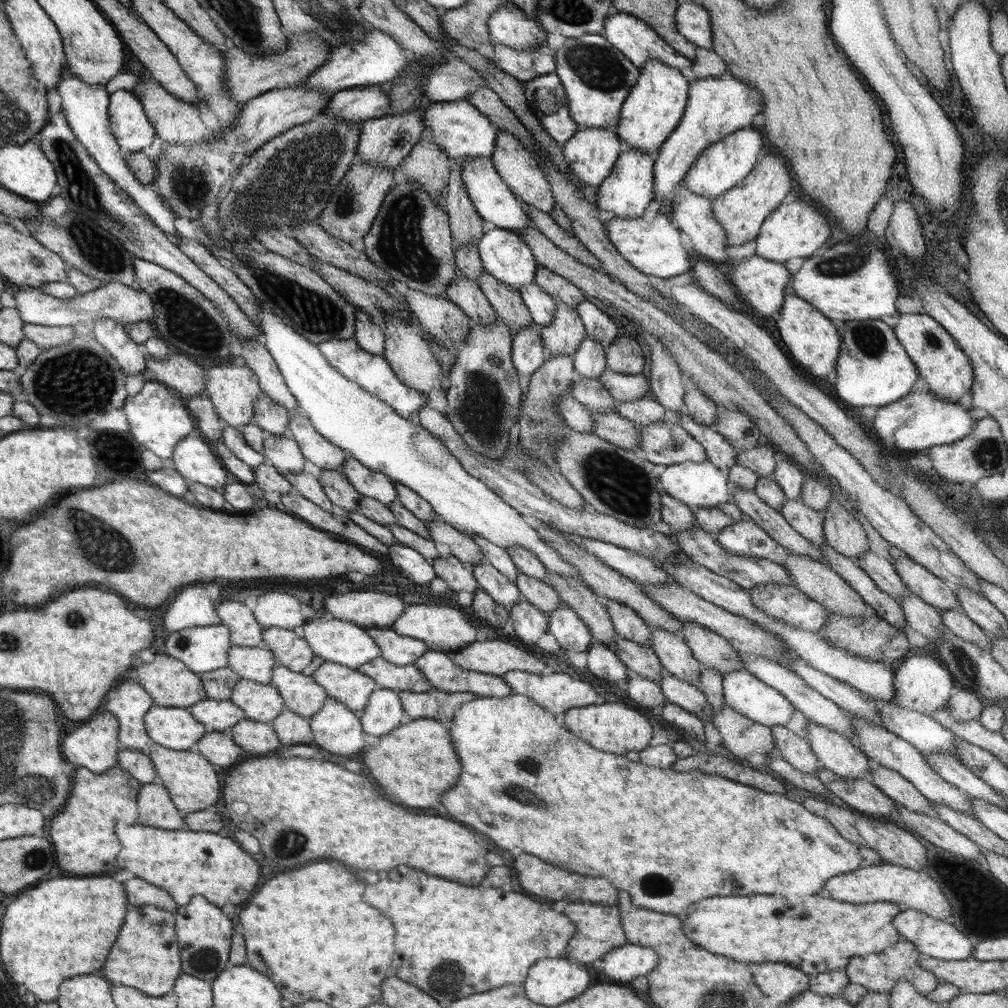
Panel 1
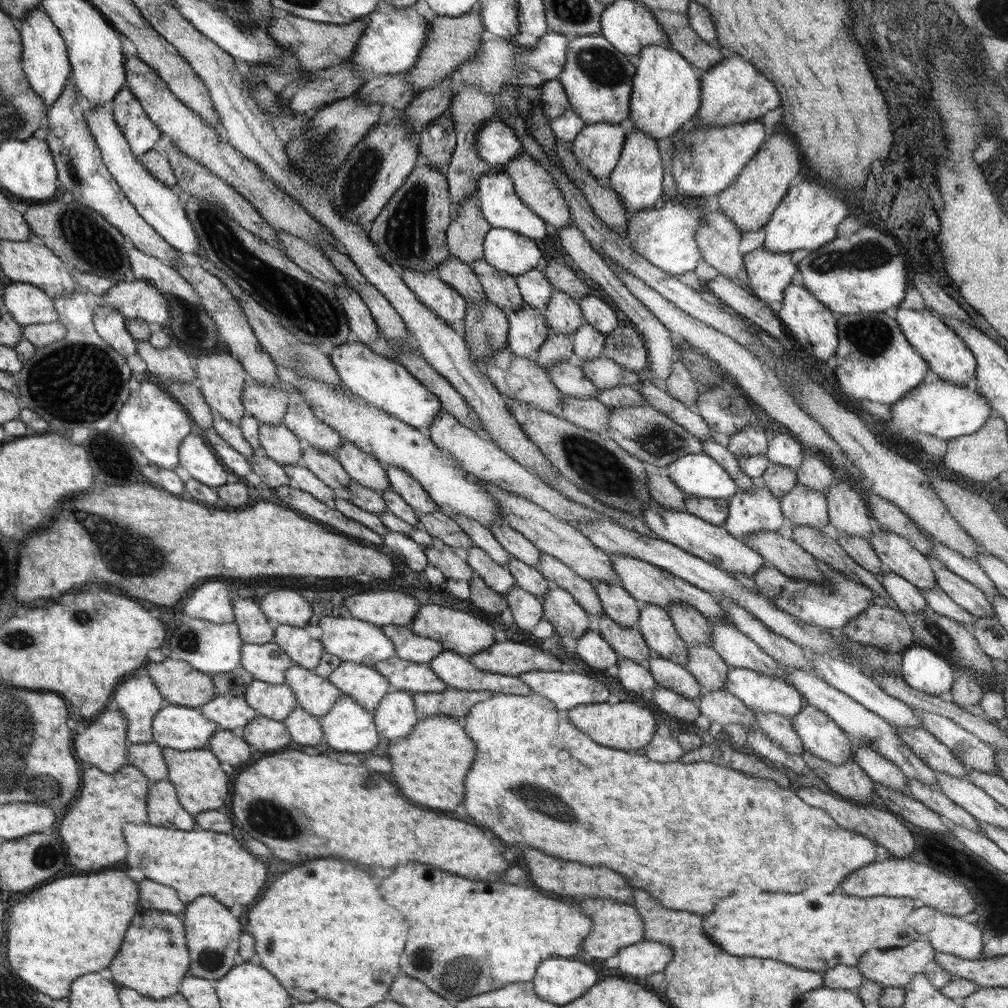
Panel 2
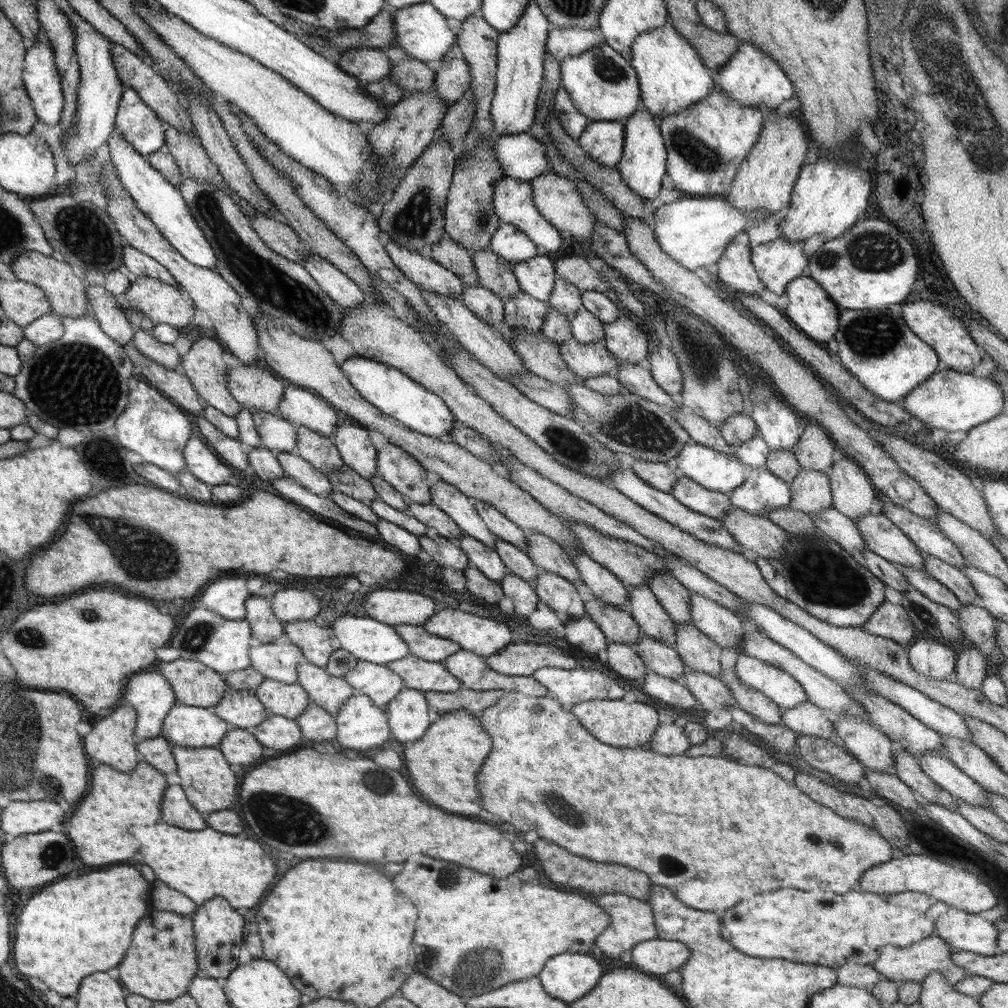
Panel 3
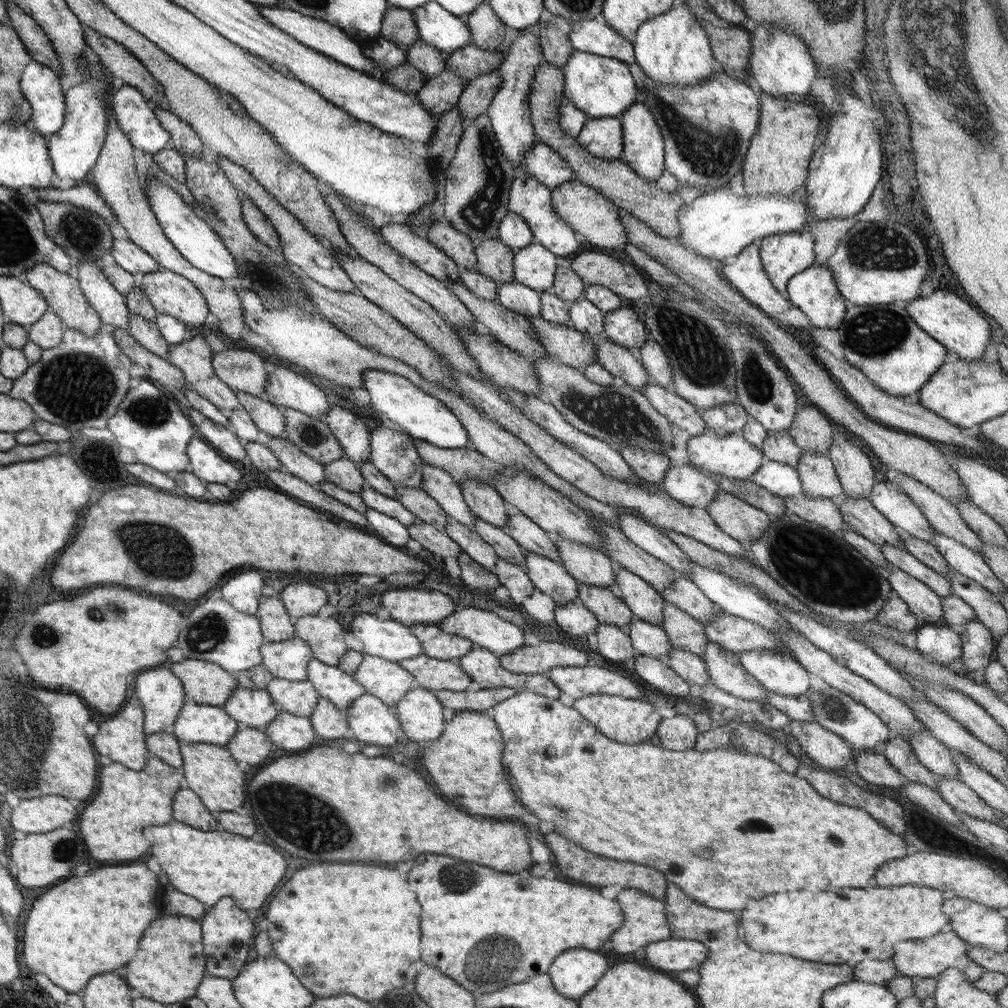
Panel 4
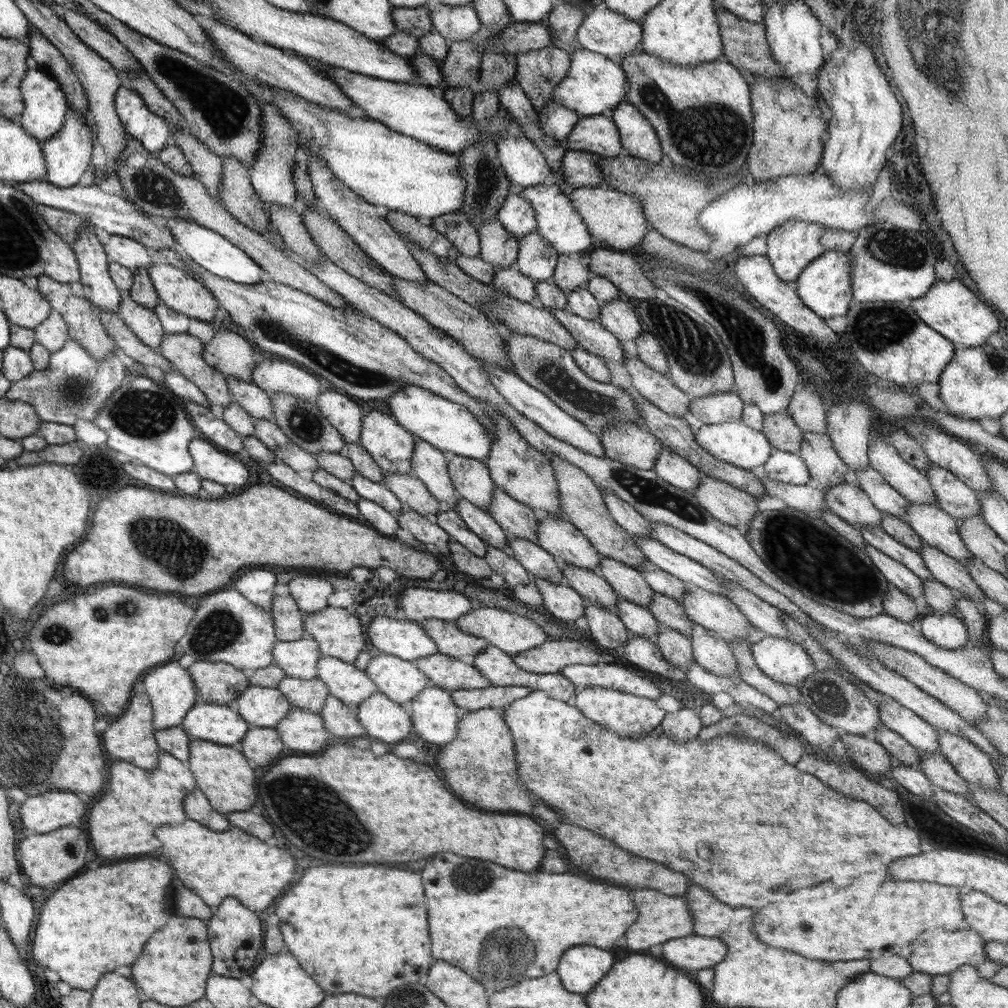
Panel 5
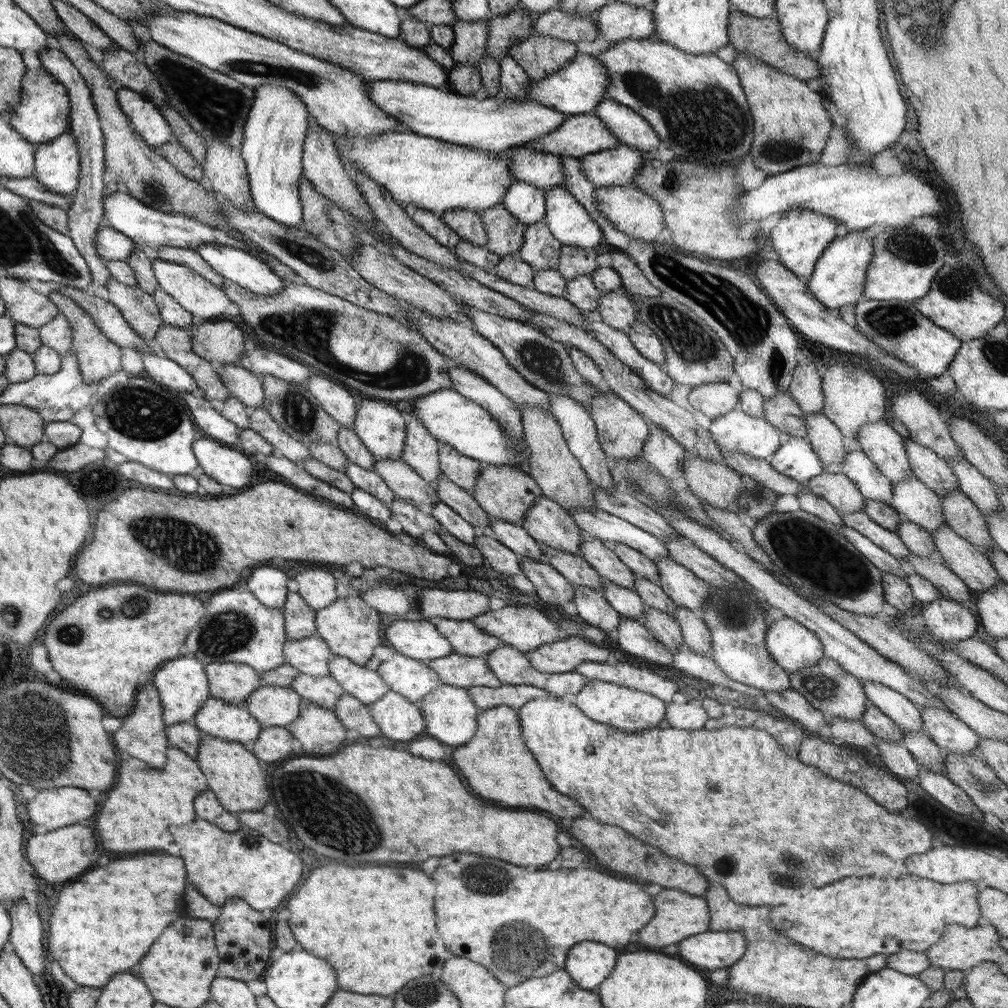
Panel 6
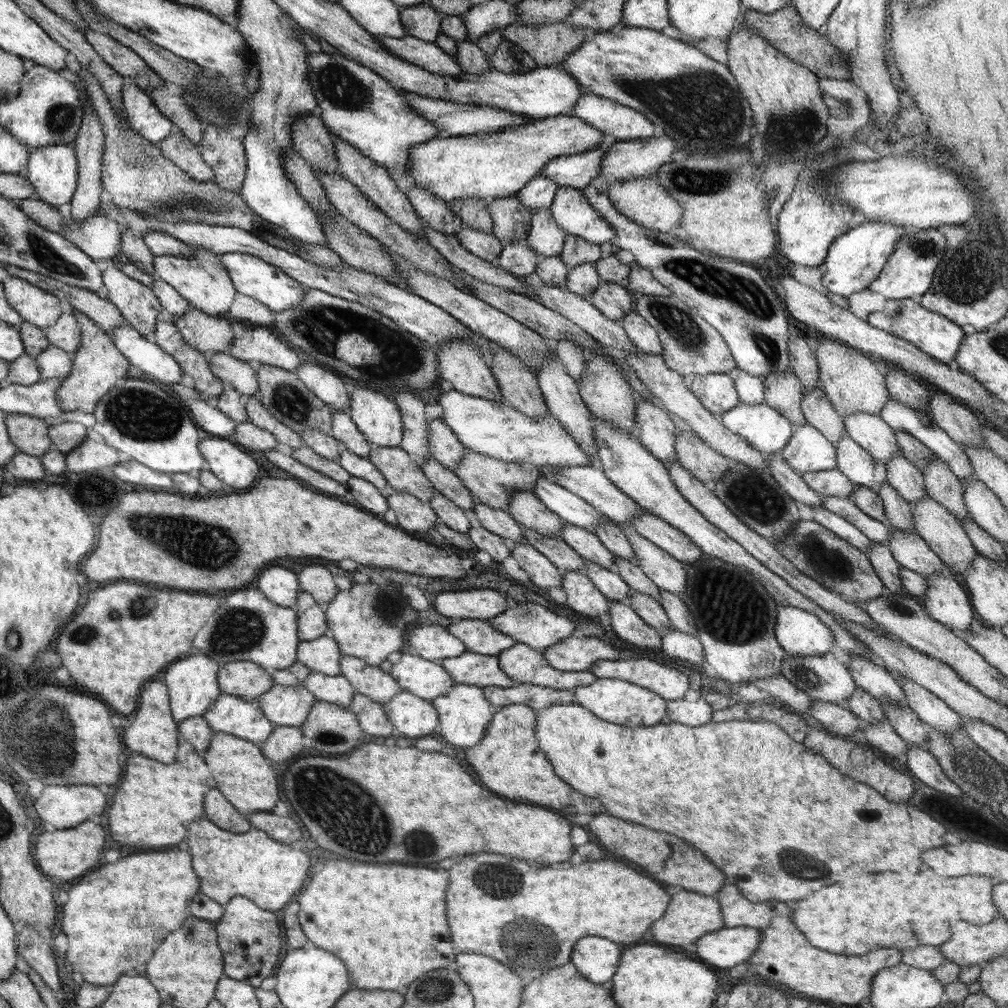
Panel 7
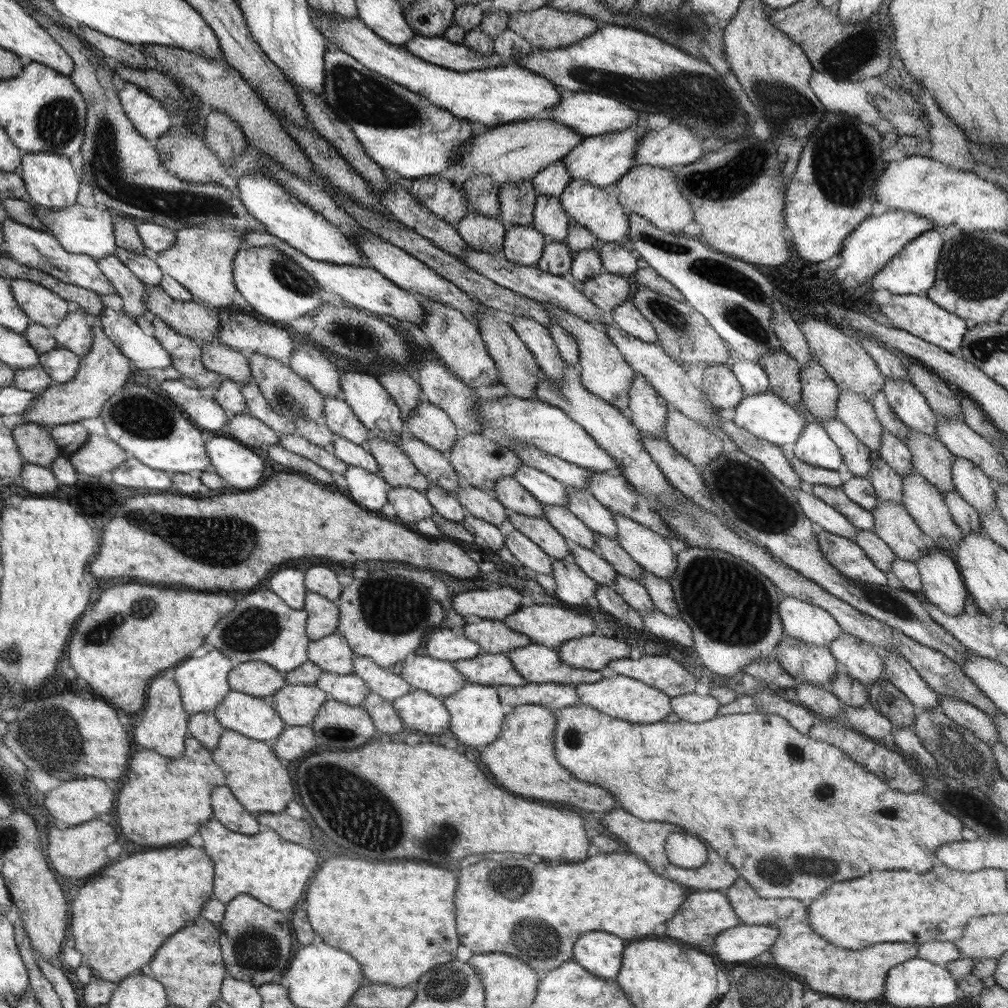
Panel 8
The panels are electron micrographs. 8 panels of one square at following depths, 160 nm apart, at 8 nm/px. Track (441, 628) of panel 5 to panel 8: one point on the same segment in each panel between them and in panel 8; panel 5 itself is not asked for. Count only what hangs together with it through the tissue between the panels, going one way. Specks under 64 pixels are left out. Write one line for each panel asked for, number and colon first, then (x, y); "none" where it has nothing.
6: (466, 638)
7: (479, 636)
8: (494, 637)

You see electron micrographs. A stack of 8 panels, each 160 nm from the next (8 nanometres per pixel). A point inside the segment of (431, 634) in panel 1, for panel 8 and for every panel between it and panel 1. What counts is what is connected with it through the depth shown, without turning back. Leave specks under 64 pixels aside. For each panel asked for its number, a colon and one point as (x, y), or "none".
2: (459, 632)
3: (484, 636)
4: (484, 628)
5: (513, 633)
6: (525, 628)
7: (531, 624)
8: (549, 625)

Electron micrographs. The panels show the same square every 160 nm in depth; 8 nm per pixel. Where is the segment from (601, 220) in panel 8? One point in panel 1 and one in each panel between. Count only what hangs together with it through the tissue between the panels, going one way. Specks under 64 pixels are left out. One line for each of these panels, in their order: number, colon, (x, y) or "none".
1: (494, 201)
2: (499, 202)
3: (513, 200)
4: (529, 199)
5: (558, 222)
6: (568, 220)
7: (571, 211)

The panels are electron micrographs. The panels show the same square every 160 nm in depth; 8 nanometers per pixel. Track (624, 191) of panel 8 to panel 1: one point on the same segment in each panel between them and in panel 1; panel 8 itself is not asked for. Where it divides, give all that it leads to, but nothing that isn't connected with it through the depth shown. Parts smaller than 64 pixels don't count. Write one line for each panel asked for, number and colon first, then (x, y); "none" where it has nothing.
1: (521, 171)
2: (535, 185)
3: (558, 199)
4: (582, 208)
5: (615, 218)
6: (633, 212)
7: (643, 200)

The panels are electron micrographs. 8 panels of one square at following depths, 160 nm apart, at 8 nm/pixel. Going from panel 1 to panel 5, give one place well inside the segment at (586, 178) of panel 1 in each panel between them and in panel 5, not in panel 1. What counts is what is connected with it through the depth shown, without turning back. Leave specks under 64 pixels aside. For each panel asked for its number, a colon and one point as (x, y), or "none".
2: (598, 147)
3: (602, 140)
4: (603, 138)
5: (598, 135)

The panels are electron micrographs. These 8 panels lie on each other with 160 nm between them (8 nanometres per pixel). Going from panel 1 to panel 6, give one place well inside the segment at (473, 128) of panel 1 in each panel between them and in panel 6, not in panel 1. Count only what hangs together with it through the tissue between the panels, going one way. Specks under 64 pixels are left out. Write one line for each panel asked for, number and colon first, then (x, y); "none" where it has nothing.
2: (497, 143)
3: (522, 156)
4: (541, 162)
5: (579, 168)
6: (618, 165)

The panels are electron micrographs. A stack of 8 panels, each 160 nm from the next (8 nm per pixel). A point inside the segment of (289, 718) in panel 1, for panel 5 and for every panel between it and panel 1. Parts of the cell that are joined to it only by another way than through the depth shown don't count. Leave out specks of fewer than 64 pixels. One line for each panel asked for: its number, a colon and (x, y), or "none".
2: (305, 729)
3: (317, 724)
4: (330, 722)
5: (341, 721)

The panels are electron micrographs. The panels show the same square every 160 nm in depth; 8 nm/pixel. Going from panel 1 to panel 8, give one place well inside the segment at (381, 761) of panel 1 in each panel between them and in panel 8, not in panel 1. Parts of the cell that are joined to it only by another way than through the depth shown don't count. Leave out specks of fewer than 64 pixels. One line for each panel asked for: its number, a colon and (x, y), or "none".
2: (430, 765)
3: (443, 765)
4: (465, 763)
5: (480, 765)
6: (497, 765)
7: (509, 760)
8: (523, 760)

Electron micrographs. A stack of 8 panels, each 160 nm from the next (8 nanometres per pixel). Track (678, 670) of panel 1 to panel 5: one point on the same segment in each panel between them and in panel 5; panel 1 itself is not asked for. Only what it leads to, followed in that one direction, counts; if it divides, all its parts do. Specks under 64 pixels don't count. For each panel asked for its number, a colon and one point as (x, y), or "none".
2: (655, 625)
3: (642, 604)
4: (645, 603)
5: (628, 584)

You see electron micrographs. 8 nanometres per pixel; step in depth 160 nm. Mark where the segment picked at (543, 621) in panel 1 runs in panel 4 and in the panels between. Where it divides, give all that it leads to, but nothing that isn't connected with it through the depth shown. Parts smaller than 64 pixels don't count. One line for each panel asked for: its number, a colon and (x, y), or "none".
2: (527, 609)
3: (523, 594)
4: (515, 578)

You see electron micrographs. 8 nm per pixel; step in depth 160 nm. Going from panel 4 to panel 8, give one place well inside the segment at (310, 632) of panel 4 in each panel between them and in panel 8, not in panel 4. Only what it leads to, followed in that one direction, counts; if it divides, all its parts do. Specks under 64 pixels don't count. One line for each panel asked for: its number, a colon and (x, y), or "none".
5: (338, 631)
6: (351, 629)
7: (367, 624)
8: (384, 617)

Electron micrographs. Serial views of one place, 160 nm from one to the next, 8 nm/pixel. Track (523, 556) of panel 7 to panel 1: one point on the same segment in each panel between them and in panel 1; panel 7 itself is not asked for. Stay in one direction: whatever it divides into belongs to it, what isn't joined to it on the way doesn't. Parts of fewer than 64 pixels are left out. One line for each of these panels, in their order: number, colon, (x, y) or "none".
1: (603, 662)
2: (592, 648)
3: (584, 633)
4: (574, 618)
5: (559, 599)
6: (552, 587)

